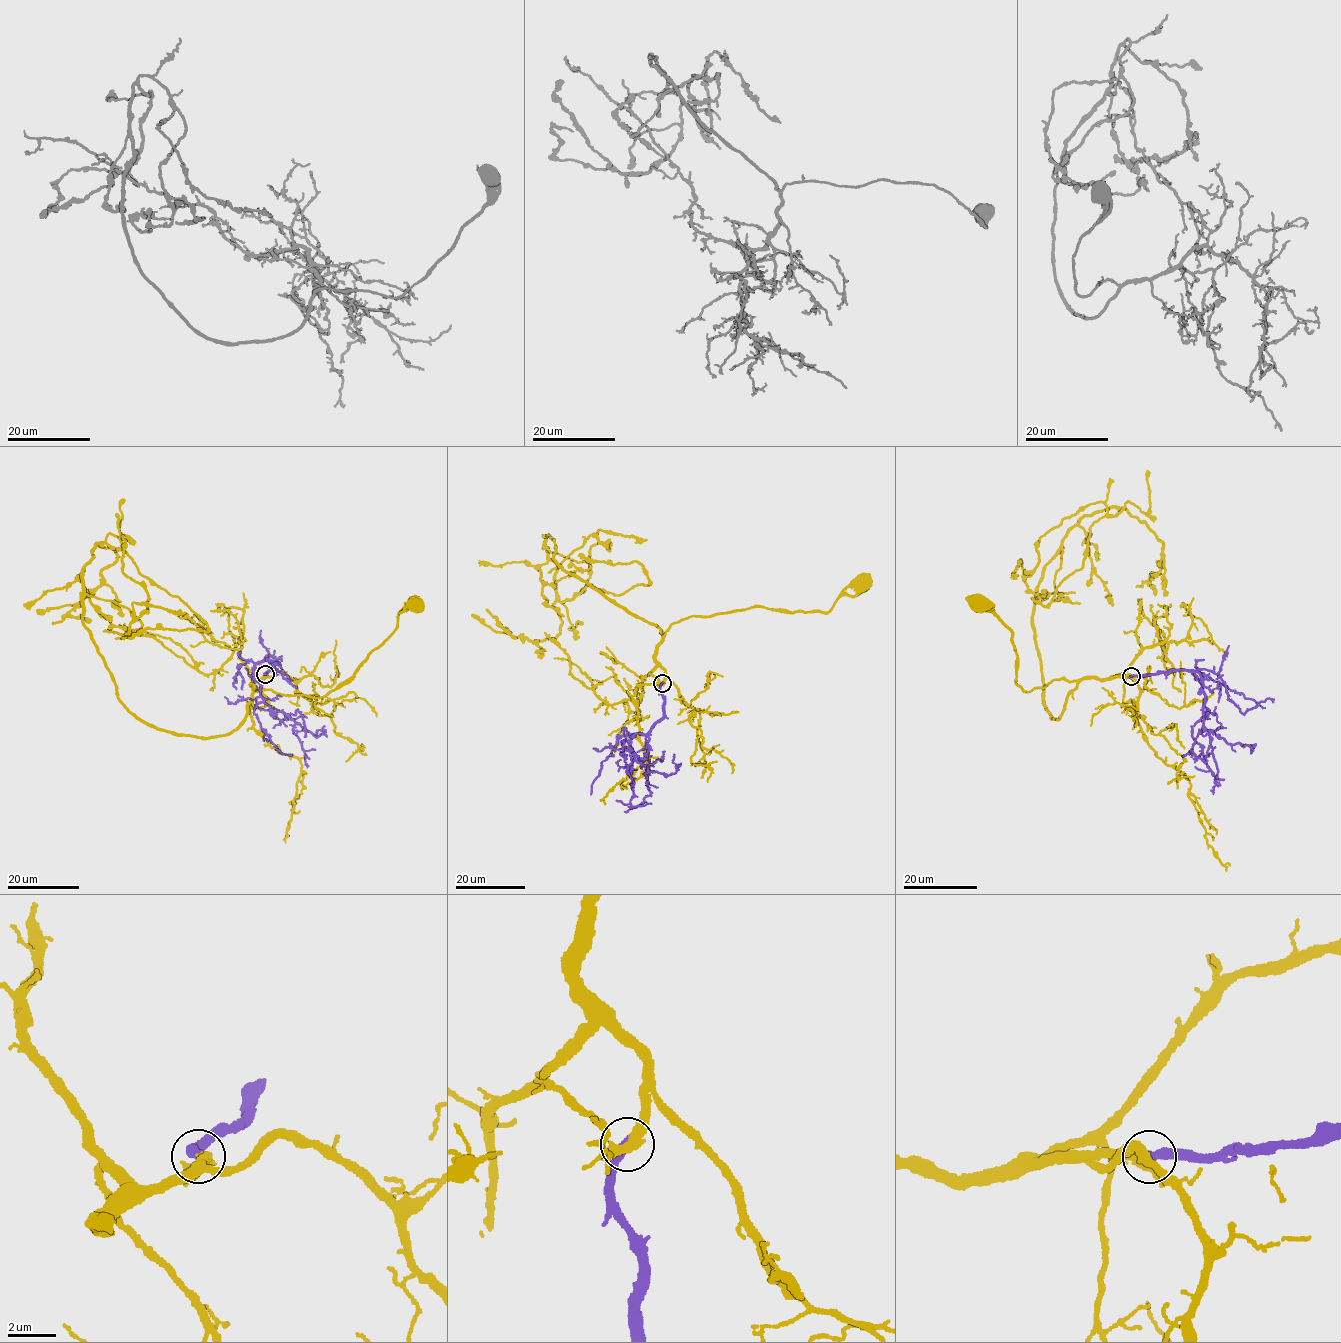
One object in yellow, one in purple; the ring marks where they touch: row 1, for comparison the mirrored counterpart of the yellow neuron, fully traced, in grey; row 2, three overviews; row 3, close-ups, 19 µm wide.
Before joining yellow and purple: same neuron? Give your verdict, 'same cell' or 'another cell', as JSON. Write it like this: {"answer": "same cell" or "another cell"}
{"answer": "same cell"}

